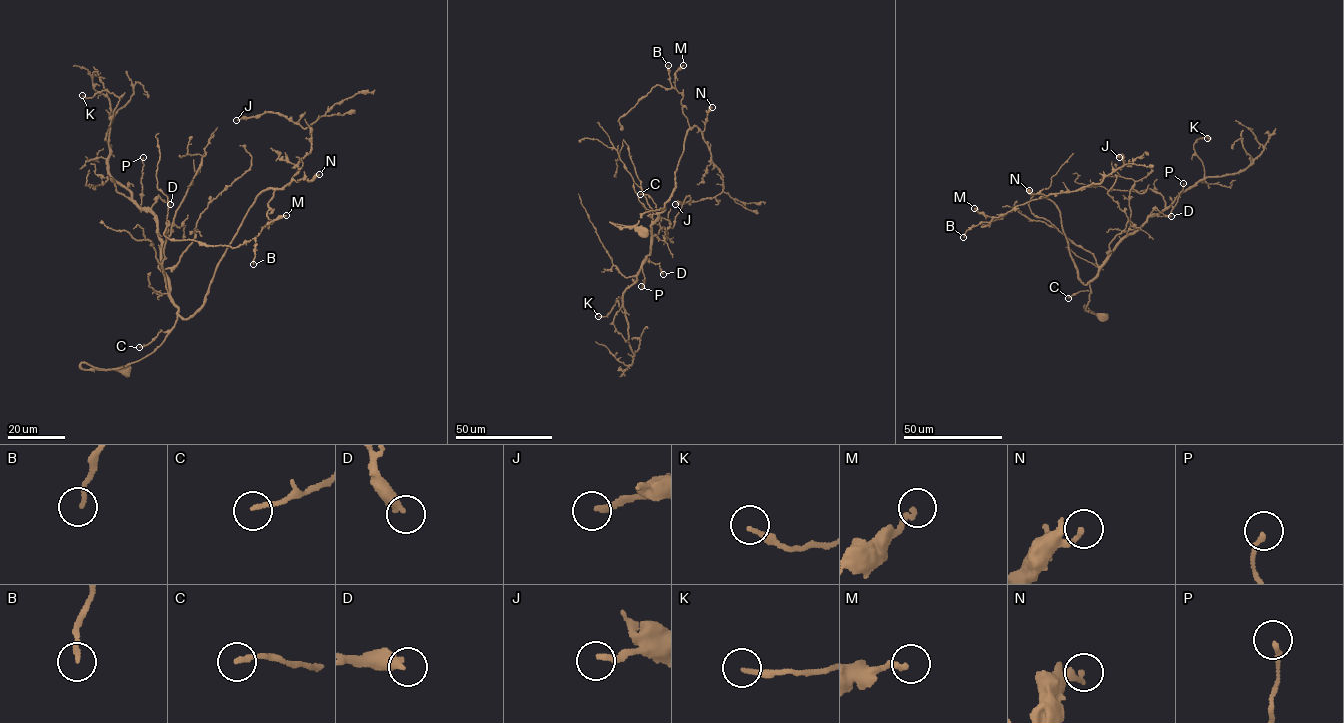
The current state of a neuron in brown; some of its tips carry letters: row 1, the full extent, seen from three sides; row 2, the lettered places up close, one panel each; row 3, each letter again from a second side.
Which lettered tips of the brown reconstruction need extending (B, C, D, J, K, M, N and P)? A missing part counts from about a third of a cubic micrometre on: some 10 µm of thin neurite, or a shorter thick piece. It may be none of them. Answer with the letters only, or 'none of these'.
J

